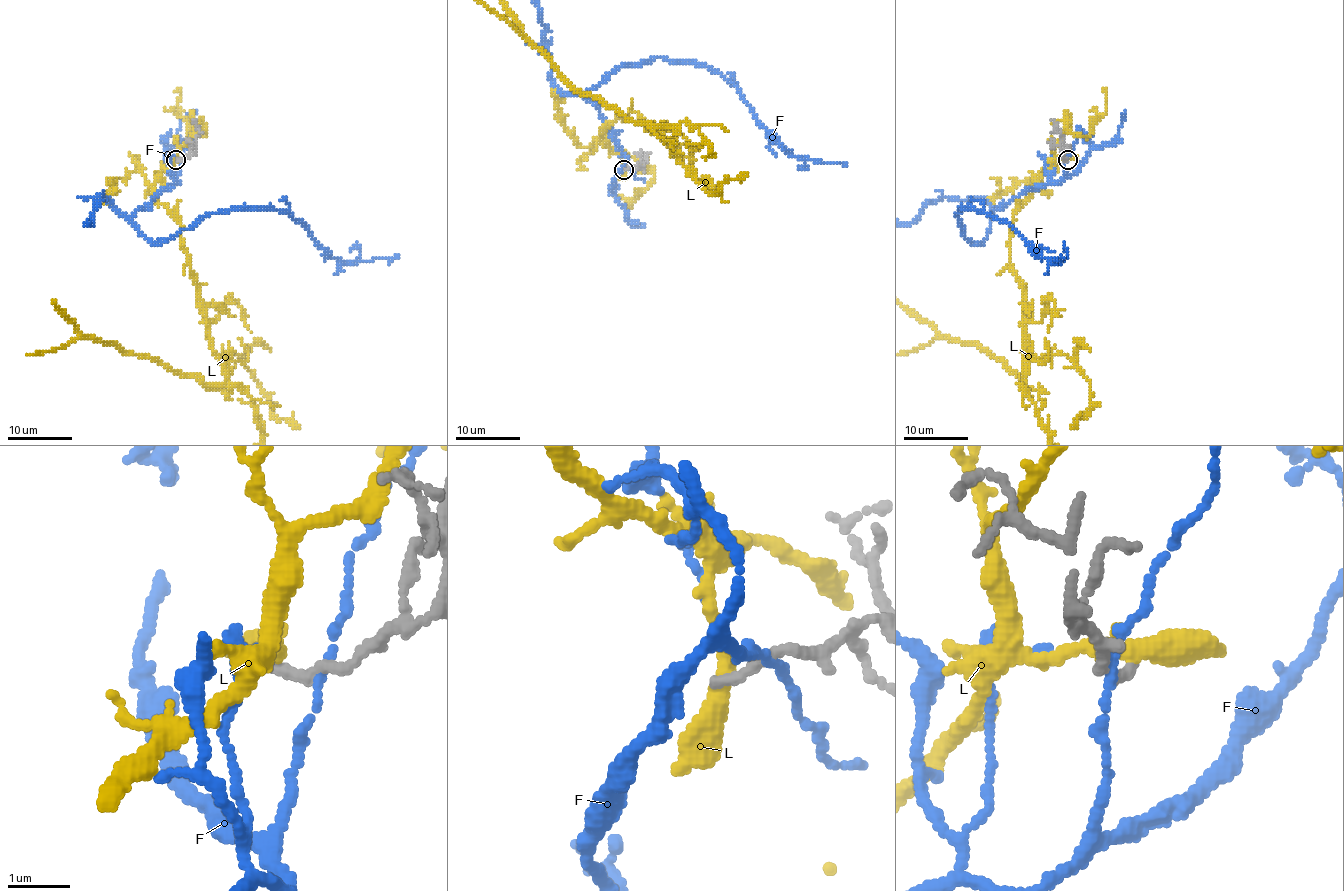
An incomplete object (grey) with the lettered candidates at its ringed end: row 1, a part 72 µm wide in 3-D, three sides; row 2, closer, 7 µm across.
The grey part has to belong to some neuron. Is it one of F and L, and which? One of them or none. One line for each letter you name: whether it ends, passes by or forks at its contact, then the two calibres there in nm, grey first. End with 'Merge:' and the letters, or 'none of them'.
Merge: none of them

